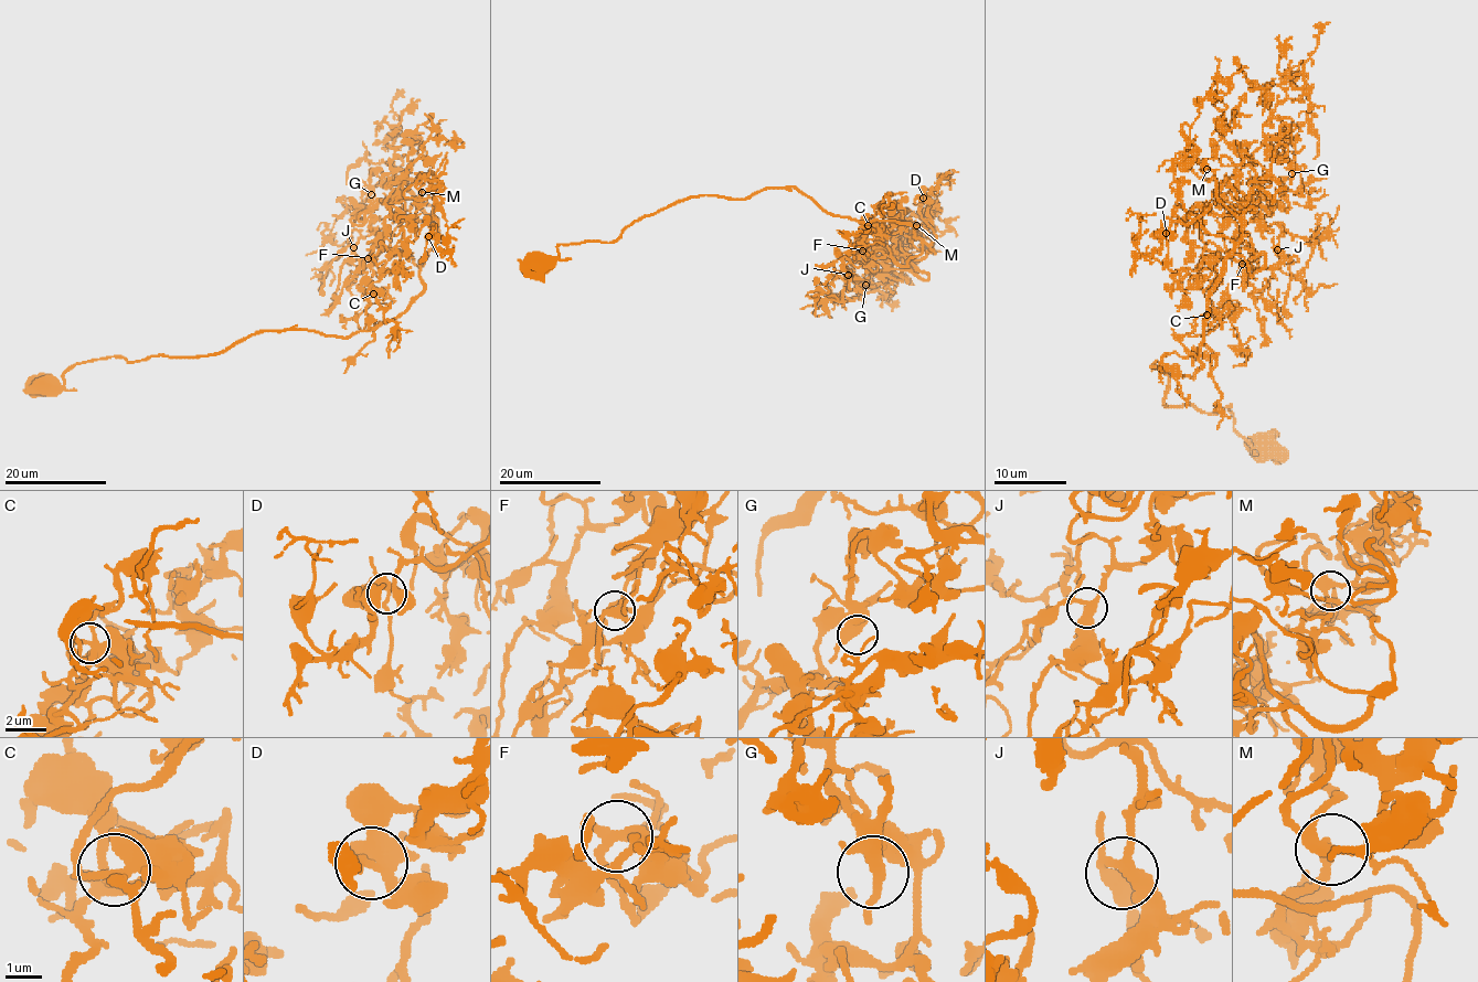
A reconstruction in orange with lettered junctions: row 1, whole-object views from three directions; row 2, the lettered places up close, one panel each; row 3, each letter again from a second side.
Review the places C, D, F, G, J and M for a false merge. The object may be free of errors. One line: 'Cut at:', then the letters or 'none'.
Cut at: none

